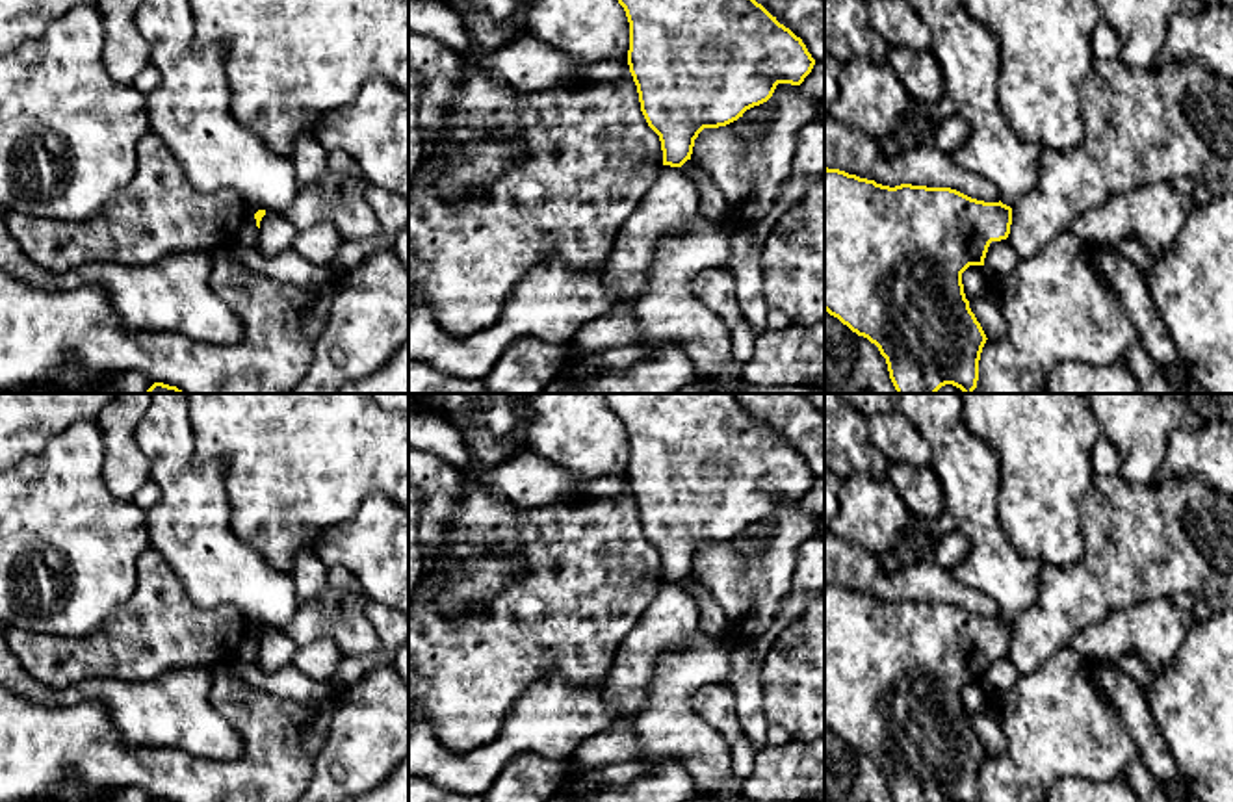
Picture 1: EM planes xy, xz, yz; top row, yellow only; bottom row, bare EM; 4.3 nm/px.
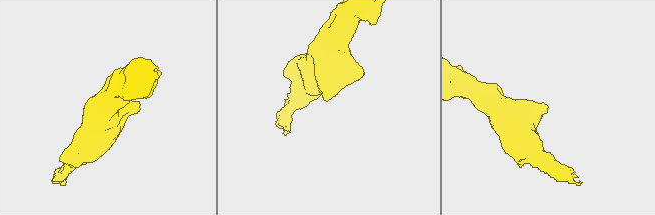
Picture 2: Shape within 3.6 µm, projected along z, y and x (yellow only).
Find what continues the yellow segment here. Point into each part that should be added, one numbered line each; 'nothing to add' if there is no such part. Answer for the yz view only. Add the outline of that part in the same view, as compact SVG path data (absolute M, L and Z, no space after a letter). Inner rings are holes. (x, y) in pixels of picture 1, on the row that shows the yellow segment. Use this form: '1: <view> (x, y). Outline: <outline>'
nothing to add

